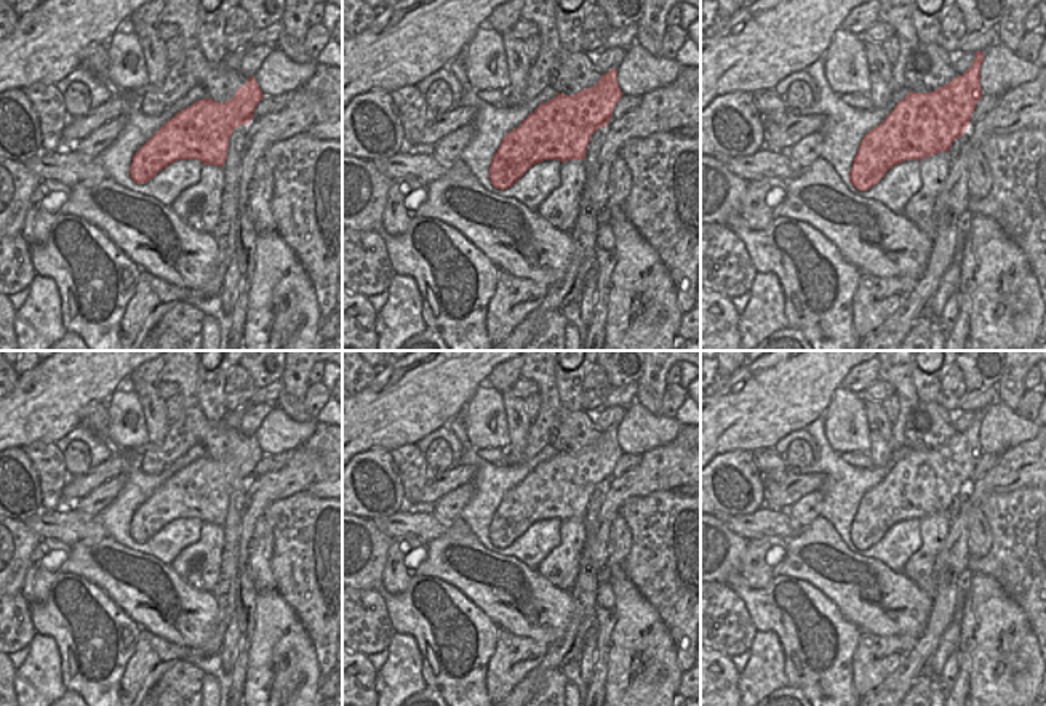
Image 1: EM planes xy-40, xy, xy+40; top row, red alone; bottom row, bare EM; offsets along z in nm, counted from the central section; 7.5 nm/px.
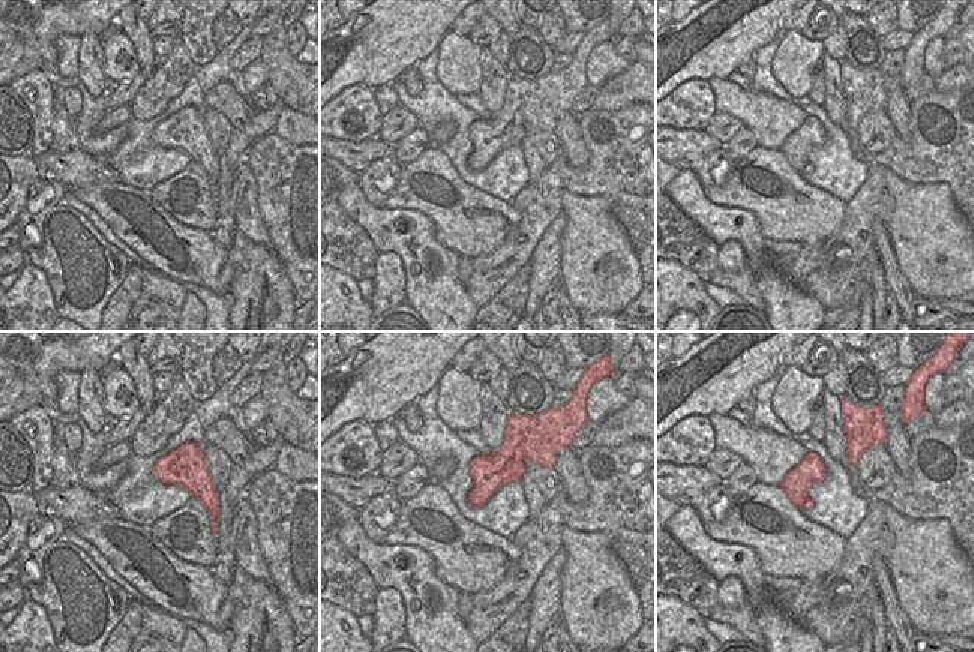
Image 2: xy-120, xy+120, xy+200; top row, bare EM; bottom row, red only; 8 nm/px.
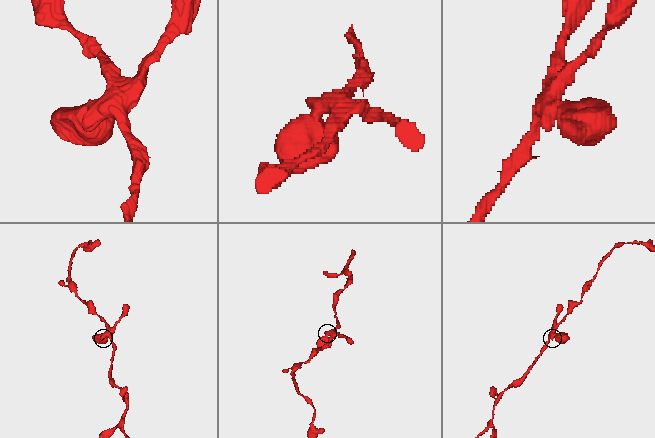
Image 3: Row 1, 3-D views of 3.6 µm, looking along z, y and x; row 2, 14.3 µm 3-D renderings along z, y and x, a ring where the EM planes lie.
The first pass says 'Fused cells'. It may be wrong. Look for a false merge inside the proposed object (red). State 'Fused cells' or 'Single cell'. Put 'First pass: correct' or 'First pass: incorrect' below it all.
Fused cells.
First pass: correct

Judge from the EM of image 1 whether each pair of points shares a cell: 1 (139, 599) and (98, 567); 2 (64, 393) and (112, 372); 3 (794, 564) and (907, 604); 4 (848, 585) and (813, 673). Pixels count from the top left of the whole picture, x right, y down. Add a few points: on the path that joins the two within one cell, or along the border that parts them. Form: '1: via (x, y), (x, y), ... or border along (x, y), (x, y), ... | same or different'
1: via (130, 589), (107, 572) | same
2: via (75, 381), (85, 372), (101, 372) | same
3: via (822, 564), (827, 564), (861, 588), (878, 588) | same
4: border along (810, 585), (816, 586), (859, 631) | different

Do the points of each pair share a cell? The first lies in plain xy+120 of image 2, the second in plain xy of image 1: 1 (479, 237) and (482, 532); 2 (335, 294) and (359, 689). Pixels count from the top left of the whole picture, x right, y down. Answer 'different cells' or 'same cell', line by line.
1: different cells
2: same cell

